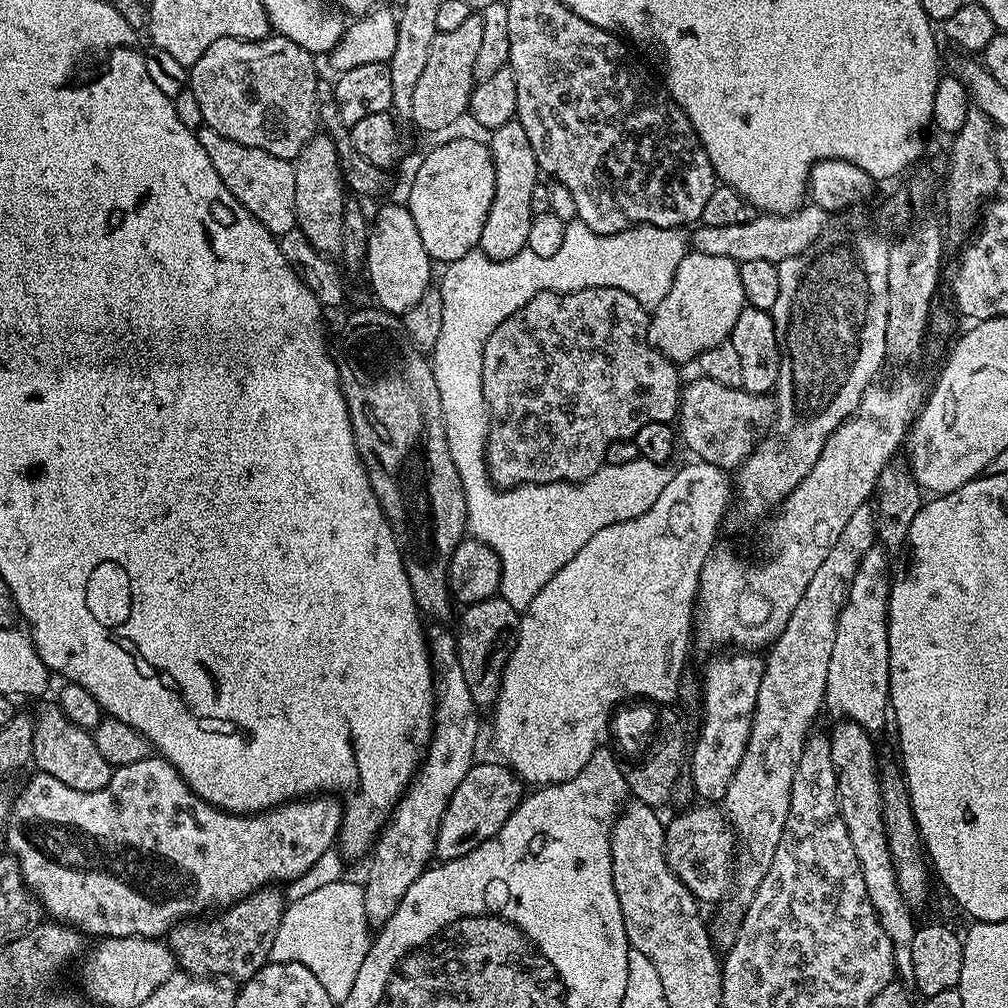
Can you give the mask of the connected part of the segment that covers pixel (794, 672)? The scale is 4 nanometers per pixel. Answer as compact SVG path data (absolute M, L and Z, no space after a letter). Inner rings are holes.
M868 504L858 506L858 510L850 514L842 534L838 534L838 542L834 542L829 556L822 561L822 566L818 566L814 578L810 578L810 586L806 586L806 594L802 594L798 606L794 606L794 614L790 614L786 630L782 630L782 634L764 656L762 686L758 686L758 702L750 726L750 738L746 742L746 752L742 754L742 762L738 762L738 770L734 770L734 778L730 778L730 786L726 786L722 801L722 811L732 825L738 841L738 851L734 856L734 891L730 898L719 901L717 908L720 909L713 914L712 920L710 916L712 943L717 949L727 950L736 945L736 935L742 926L748 903L754 898L762 878L766 878L774 862L774 854L778 850L778 842L782 838L782 830L786 830L786 818L790 814L790 790L794 774L798 770L798 762L802 762L804 744L814 726L812 722L820 708L825 707L826 670L830 670L830 653L834 650L834 634L838 630L840 611L848 603L848 591L854 582L854 574L858 574L858 566L862 566L862 558L866 558L866 554L871 548L877 547L877 544L876 513Z

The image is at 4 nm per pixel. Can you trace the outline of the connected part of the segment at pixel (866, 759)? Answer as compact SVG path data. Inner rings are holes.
M840 723L844 724L838 724L832 732L830 731L840 813L846 822L846 830L850 830L850 842L854 845L854 854L858 854L858 866L862 866L862 878L866 878L866 894L870 894L870 902L874 906L878 922L882 930L886 930L886 938L890 938L894 948L896 976L901 981L908 982L914 974L912 943L918 924L917 921L912 921L913 909L909 908L902 898L902 890L898 890L896 867L892 861L886 838L886 826L882 818L884 803L880 793L878 759L876 760L876 752L872 749L873 737L861 724Z

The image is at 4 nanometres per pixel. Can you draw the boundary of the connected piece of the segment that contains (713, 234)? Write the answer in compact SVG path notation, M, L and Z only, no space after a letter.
M808 202L797 212L788 216L769 216L758 214L750 222L738 226L700 226L691 233L690 244L702 254L718 254L722 258L730 258L737 262L754 262L754 258L762 258L762 262L781 264L786 258L797 256L815 249L820 235L828 228L830 214L816 204Z

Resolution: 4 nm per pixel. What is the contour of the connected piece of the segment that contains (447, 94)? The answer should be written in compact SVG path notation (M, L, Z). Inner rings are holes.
M474 14L461 22L455 30L437 32L430 42L430 54L418 86L414 89L414 106L411 123L417 124L425 134L434 133L448 126L454 118L468 111L468 99L472 93L474 62L482 43L482 18Z

